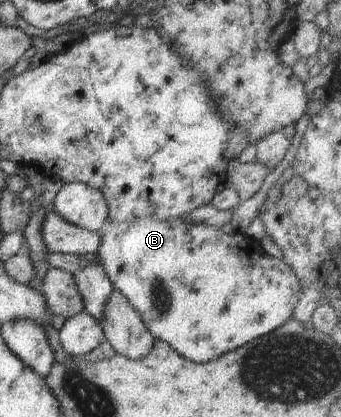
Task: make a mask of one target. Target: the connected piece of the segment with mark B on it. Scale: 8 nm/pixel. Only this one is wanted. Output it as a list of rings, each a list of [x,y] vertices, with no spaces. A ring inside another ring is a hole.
[[[140,216],[132,221],[125,221],[117,224],[108,221],[100,233],[100,245],[96,255],[103,265],[106,275],[112,282],[113,289],[117,289],[129,302],[130,305],[140,314],[142,321],[148,328],[148,331],[159,340],[165,341],[171,345],[182,357],[198,363],[212,361],[228,351],[234,351],[242,347],[244,343],[262,337],[267,333],[273,332],[281,325],[284,325],[293,317],[294,308],[299,300],[300,291],[302,290],[299,277],[296,277],[294,270],[281,259],[274,259],[273,256],[266,254],[259,240],[255,240],[245,233],[236,233],[229,231],[227,228],[217,228],[209,225],[200,225],[190,220],[182,218],[170,218],[161,220],[156,216]]]

